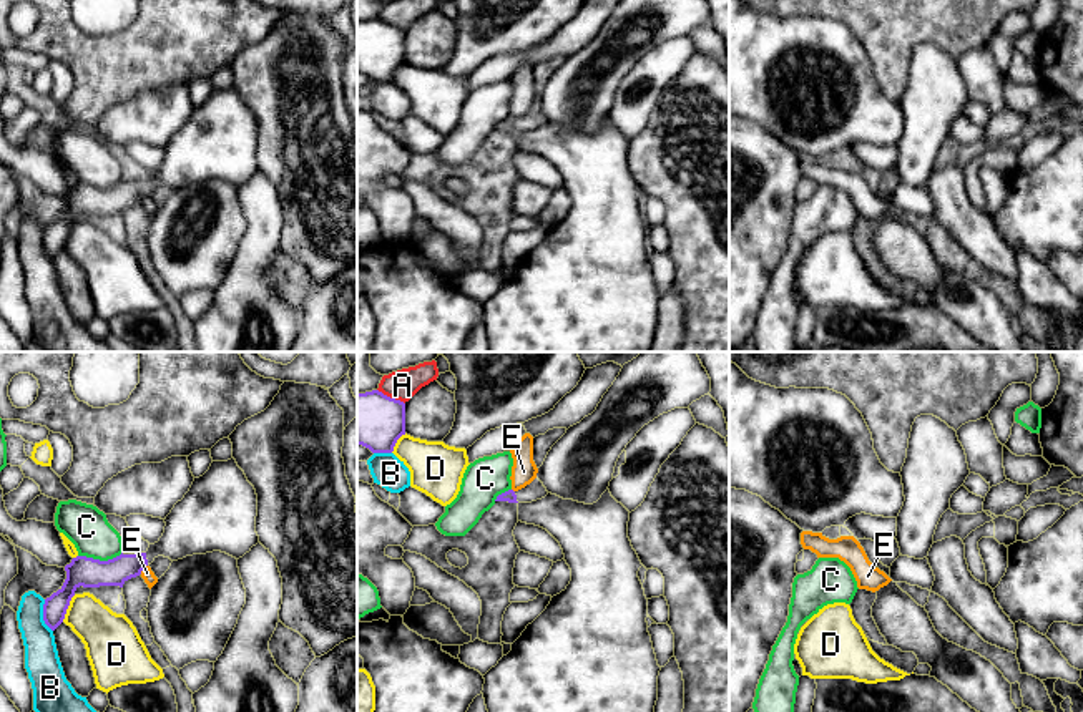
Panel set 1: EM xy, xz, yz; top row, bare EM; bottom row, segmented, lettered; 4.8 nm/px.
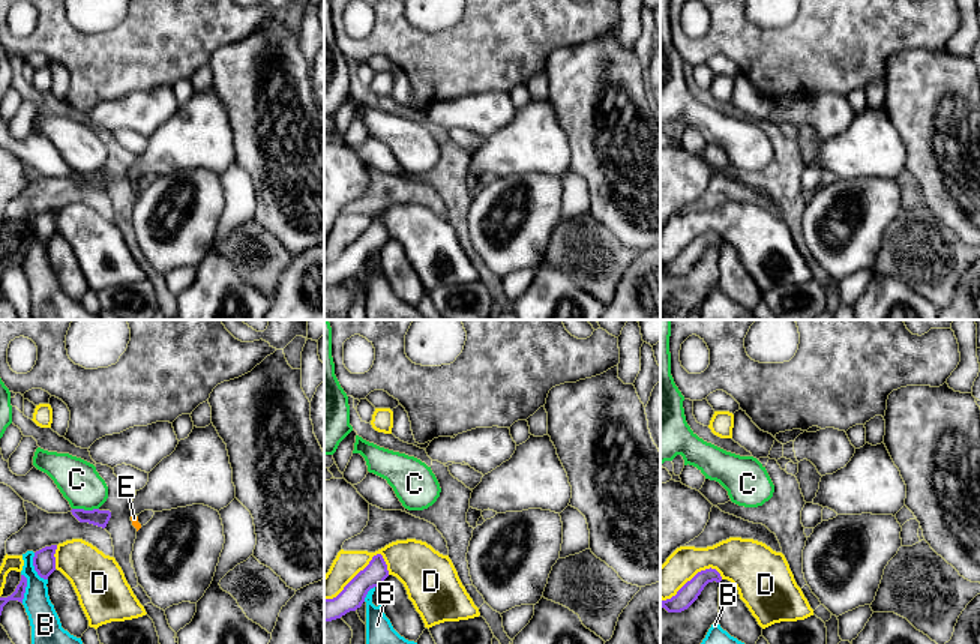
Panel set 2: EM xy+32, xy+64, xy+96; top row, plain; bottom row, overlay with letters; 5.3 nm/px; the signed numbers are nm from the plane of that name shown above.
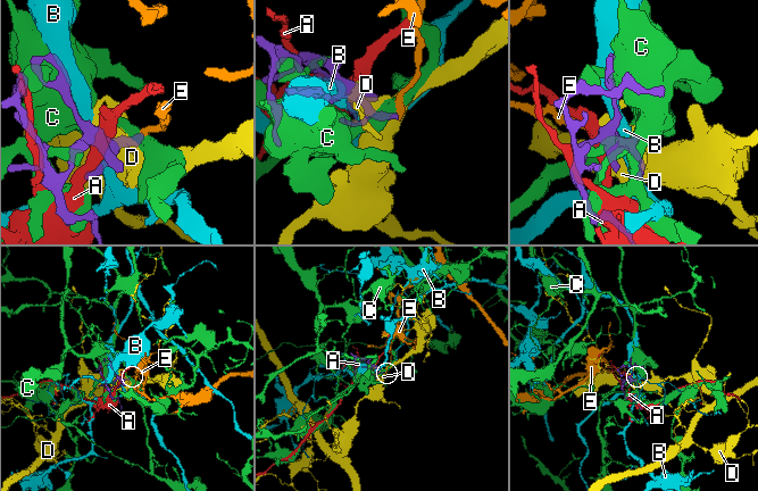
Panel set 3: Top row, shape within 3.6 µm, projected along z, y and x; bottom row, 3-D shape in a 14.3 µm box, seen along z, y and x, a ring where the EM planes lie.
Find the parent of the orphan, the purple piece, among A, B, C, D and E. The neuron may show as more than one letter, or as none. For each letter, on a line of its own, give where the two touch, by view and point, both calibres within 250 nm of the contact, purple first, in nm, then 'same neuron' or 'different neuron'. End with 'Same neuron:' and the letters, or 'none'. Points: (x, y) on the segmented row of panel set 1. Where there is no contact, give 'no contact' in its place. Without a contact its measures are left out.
A: contact xz (389, 397); calibres 280 and 150 nm; different neuron
B: contact xy (44, 616); calibres 120 and 170 nm; different neuron
C: contact xy (98, 560); calibres 140 and 200 nm; different neuron
D: contact xy (67, 608); calibres 140 and 240 nm; different neuron
E: contact xy (143, 568); calibres 140 and 60 nm; different neuron
Same neuron: none

